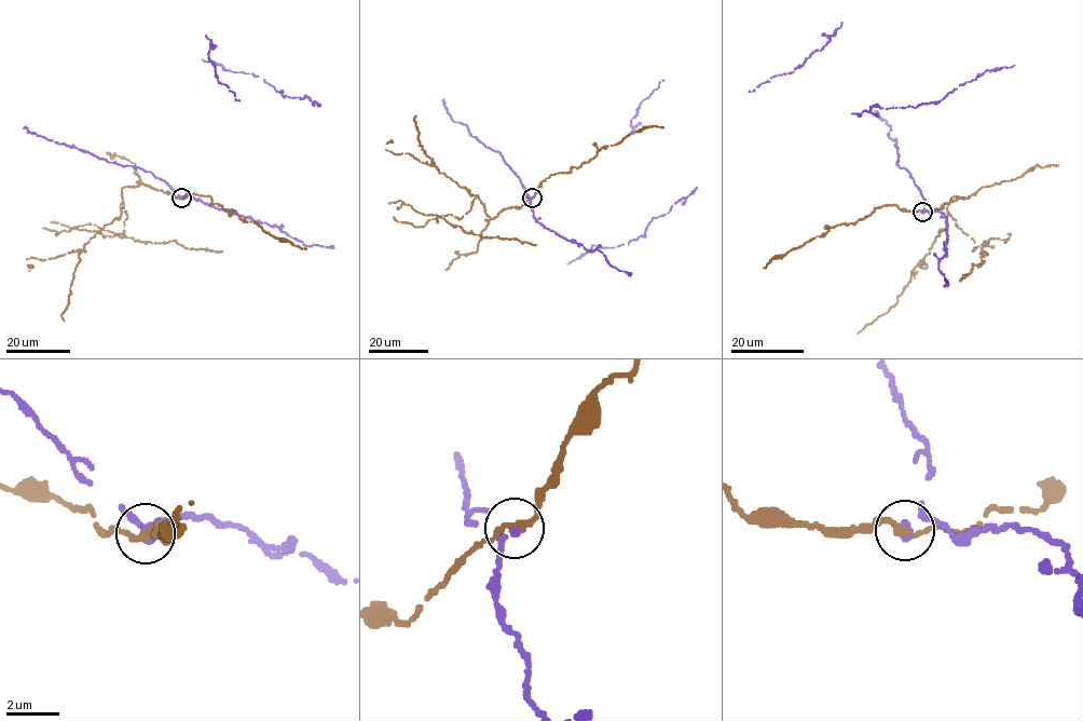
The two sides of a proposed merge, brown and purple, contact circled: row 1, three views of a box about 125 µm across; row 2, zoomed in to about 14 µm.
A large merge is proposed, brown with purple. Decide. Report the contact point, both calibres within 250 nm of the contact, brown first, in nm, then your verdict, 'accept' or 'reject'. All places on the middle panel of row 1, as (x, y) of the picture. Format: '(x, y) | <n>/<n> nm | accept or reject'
(532, 198) | 280/200 nm | reject

